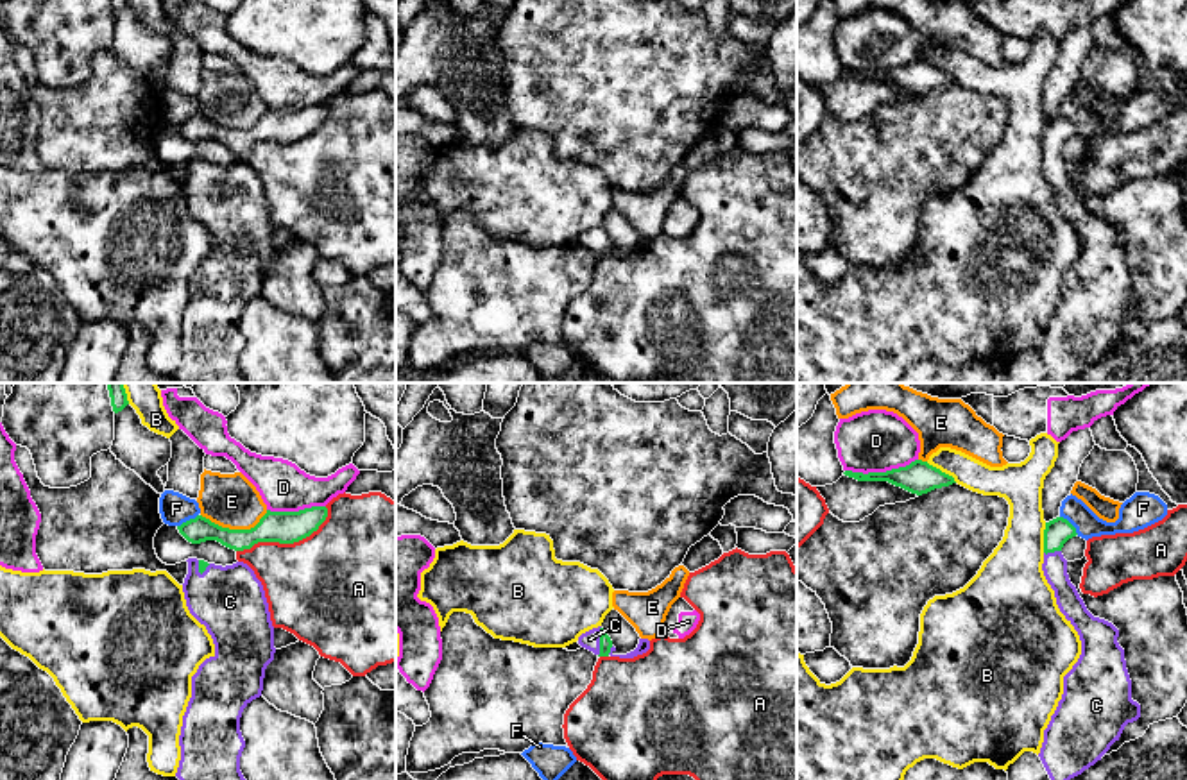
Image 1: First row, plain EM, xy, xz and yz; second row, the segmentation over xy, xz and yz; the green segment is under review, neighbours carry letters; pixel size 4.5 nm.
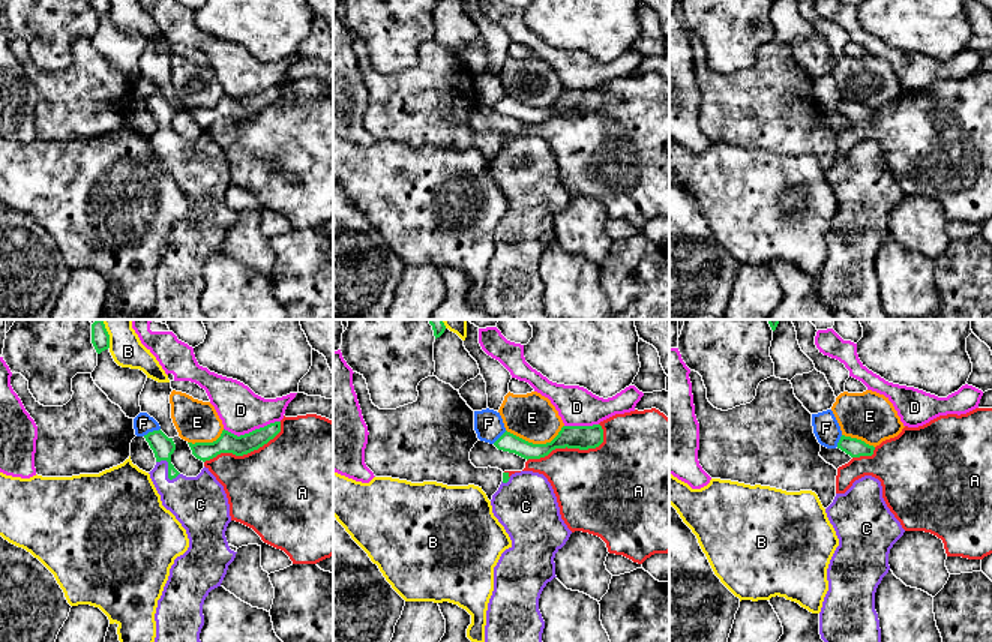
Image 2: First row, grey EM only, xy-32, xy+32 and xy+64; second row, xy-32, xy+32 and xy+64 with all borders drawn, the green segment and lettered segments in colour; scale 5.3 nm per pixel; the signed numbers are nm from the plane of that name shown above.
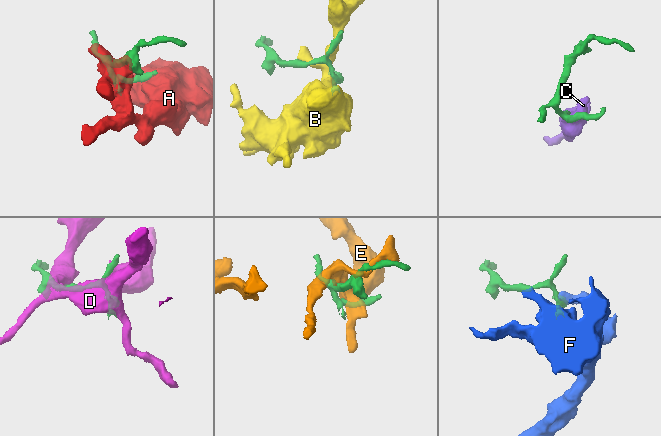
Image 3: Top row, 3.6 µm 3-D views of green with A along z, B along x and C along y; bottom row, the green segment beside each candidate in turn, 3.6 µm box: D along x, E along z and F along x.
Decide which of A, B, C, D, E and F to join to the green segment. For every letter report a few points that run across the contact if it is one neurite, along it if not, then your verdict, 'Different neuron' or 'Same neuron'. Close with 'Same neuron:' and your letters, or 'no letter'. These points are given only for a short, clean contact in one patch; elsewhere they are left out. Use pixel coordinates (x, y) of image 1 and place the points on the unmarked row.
A: Different neuron
B: Different neuron
C: Line: xz (606, 242), (600, 240), (589, 238). Same neuron
D: Different neuron
E: Different neuron
F: Line: yz (1060, 115), (1078, 133). Different neuron
Same neuron: C

